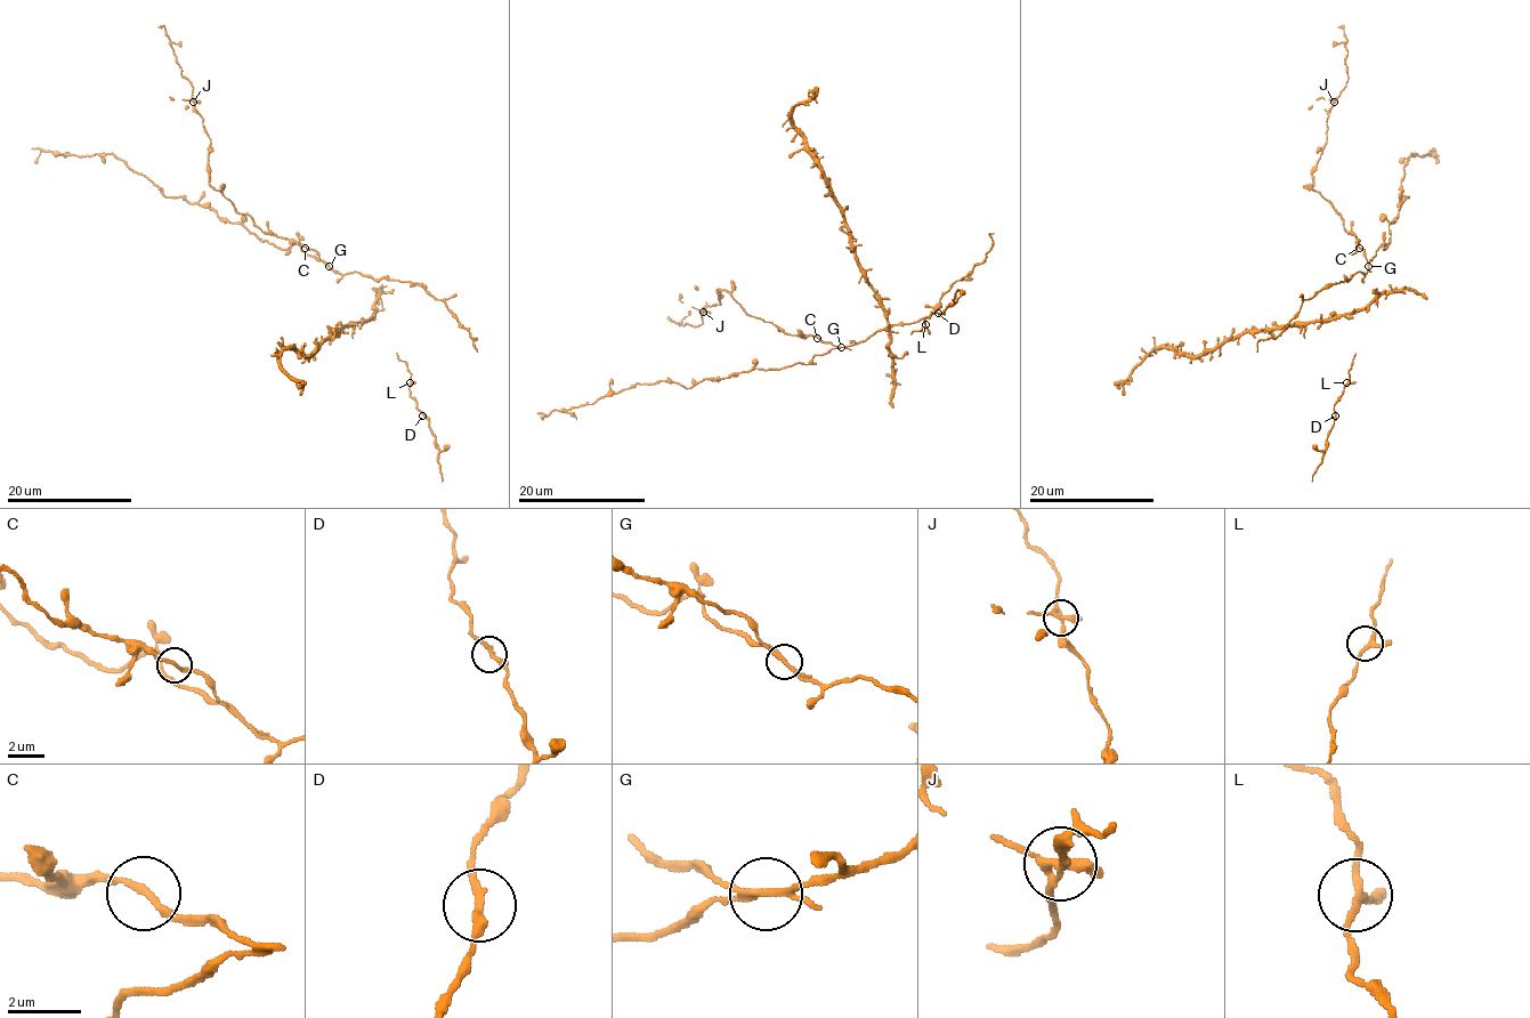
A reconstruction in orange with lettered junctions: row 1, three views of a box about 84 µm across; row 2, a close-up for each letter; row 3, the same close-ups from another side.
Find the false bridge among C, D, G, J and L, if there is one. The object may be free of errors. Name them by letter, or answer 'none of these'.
G

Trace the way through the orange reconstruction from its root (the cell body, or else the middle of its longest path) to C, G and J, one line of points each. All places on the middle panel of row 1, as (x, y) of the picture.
C: (866, 340), (835, 347), (818, 337)
G: (866, 340), (842, 347)
J: (866, 340), (835, 347), (815, 336), (787, 334), (751, 316), (723, 289), (720, 304), (703, 312)

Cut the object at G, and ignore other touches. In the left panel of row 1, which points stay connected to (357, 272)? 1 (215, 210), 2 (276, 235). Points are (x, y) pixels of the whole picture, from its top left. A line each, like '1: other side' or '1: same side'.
1: same side
2: other side

